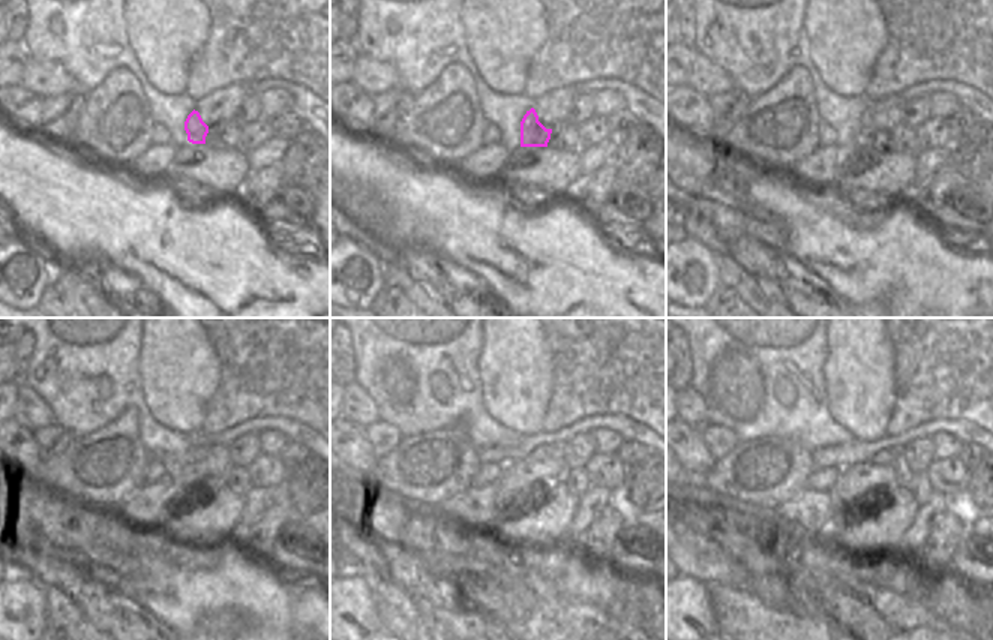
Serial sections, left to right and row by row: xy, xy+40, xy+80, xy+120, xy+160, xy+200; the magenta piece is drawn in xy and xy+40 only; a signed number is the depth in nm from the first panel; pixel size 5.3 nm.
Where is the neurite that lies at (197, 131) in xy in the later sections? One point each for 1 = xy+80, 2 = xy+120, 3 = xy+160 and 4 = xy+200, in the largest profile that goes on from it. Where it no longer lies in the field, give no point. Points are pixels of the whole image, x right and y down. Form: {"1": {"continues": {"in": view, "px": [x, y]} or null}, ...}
{"1": {"continues": {"in": "xy+80", "px": [866, 120]}}, "2": {"continues": {"in": "xy+120", "px": [197, 453]}}, "3": {"continues": {"in": "xy+160", "px": [554, 450]}}, "4": {"continues": {"in": "xy+200", "px": [894, 456]}}}

